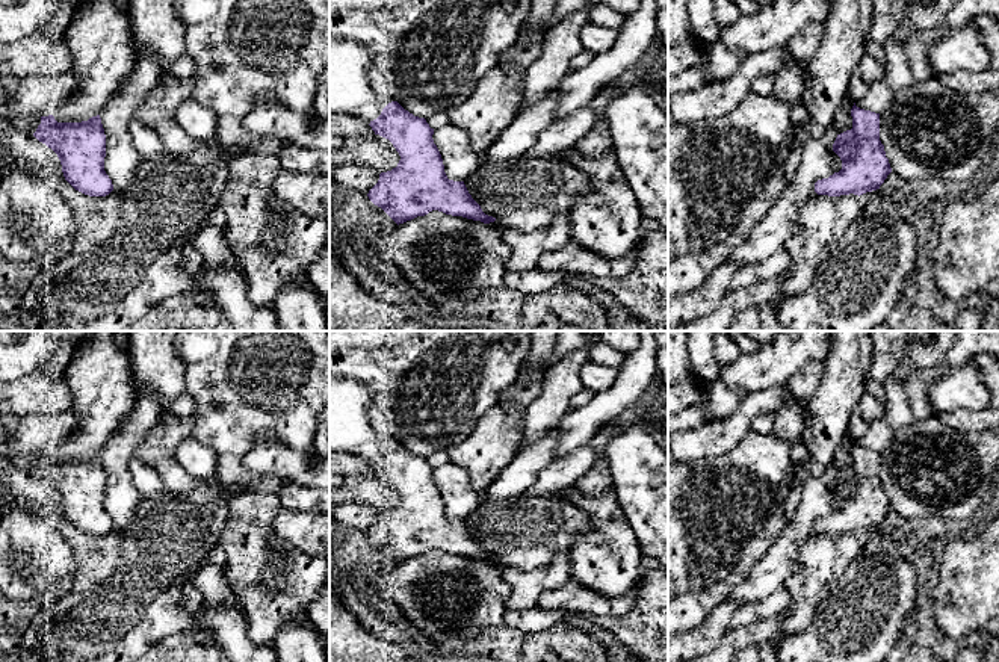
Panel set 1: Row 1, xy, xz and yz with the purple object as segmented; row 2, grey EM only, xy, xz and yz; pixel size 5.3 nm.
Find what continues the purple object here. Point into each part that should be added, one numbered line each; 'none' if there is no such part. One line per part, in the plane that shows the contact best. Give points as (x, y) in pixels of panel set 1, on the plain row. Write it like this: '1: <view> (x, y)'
1: xz (357, 426)

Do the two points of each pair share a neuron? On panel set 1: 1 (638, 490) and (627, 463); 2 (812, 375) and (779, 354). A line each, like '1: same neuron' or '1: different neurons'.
1: same neuron
2: different neurons

